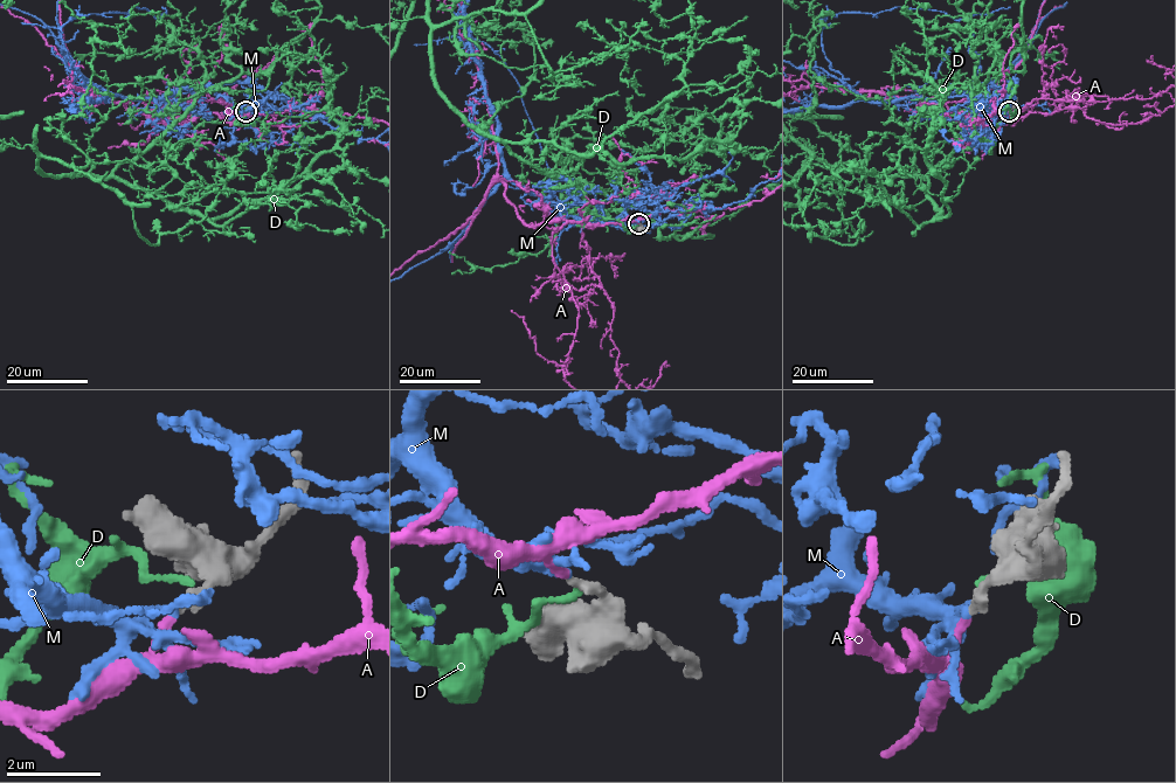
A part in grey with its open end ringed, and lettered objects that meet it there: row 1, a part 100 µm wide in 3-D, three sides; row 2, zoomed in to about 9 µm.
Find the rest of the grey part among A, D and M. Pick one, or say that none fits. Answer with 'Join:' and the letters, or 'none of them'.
Join: A

